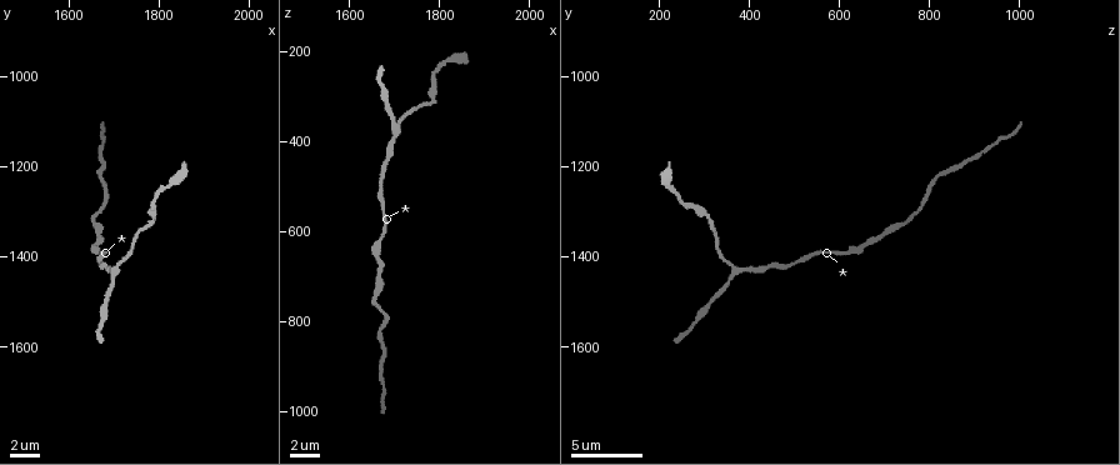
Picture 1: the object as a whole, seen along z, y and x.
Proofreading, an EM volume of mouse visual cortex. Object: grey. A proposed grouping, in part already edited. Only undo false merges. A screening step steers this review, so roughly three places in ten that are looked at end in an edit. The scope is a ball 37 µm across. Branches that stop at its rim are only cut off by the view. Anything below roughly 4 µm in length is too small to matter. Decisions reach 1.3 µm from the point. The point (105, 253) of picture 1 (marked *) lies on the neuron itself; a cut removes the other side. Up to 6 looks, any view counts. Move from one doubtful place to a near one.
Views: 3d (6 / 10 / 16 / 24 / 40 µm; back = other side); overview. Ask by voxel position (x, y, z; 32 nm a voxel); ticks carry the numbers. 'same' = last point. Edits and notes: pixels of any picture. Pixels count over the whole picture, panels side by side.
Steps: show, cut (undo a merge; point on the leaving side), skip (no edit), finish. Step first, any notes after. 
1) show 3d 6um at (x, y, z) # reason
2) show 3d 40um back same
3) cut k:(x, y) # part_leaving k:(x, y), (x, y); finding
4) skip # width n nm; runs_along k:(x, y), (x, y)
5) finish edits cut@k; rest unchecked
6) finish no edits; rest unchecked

show 3d 10um at (1655, 1320, 745) # calibre changes

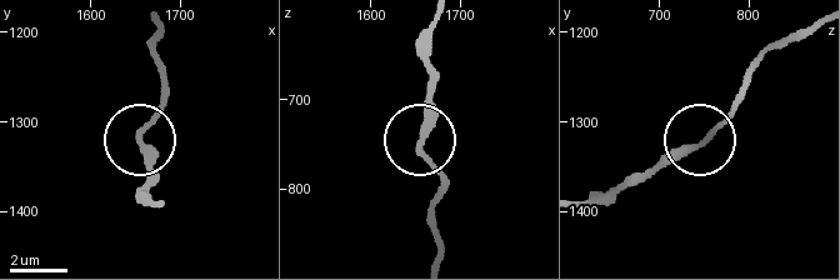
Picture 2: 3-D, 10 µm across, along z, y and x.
show 3d 6um at (1655, 1325, 750) # closer look

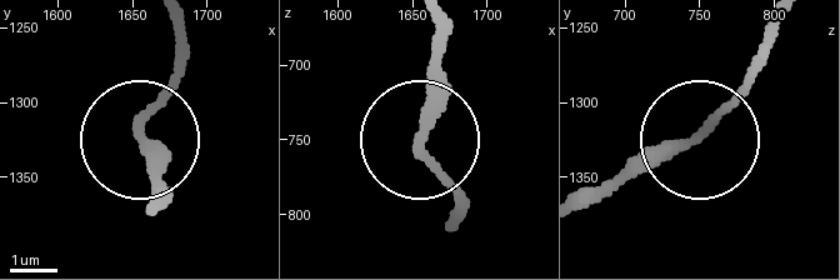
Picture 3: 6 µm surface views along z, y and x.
skip # runs_along 3:(436, 29), (424, 149), (468, 204); continuous, no second neuron

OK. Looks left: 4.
show 3d 10um at (1700, 1425, 370) # a fork

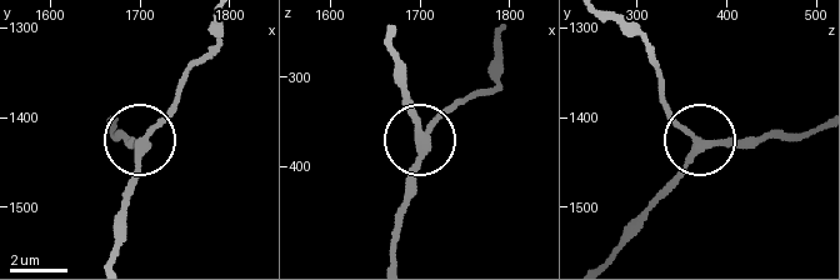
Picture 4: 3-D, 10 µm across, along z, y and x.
show 3d 10um back at (1705, 1425, 365)

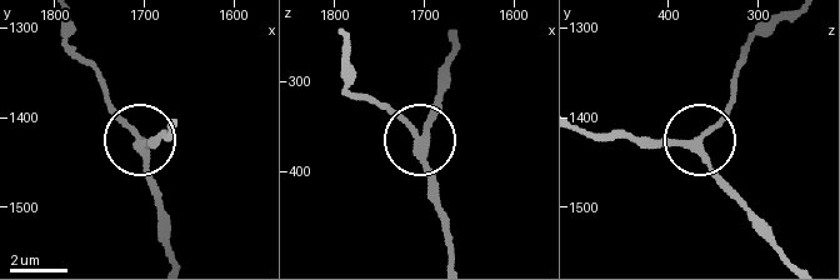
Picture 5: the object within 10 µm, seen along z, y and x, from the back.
skip # arms 3; continuous, no second neuron

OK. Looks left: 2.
show 3d 10um at (1780, 1320, 315) # thick turns thin

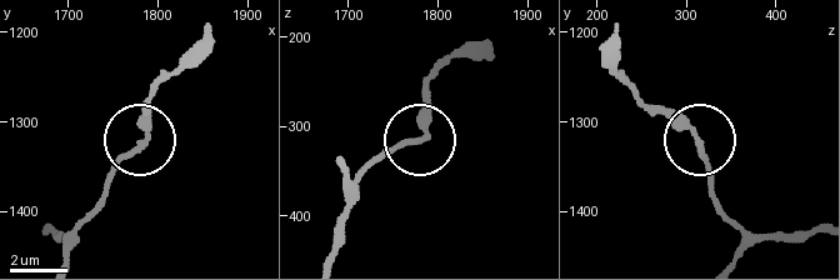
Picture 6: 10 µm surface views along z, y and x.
skip # runs_along 6:(815, 228), (736, 225), (710, 196), (693, 133), (631, 85); continuous, no second neuron

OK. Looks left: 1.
finish no edits; rest unchecked

